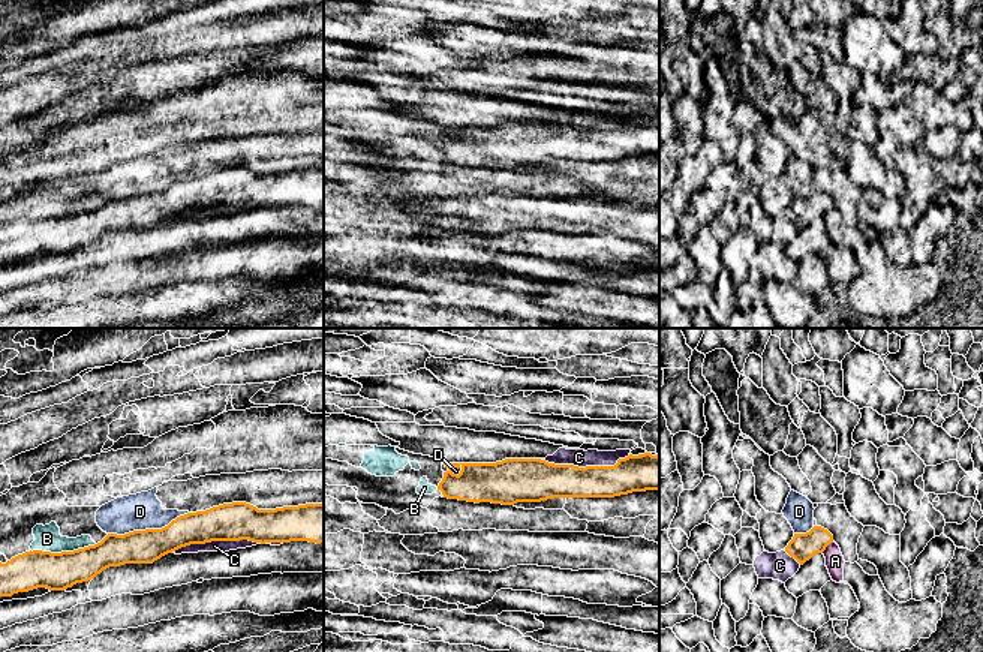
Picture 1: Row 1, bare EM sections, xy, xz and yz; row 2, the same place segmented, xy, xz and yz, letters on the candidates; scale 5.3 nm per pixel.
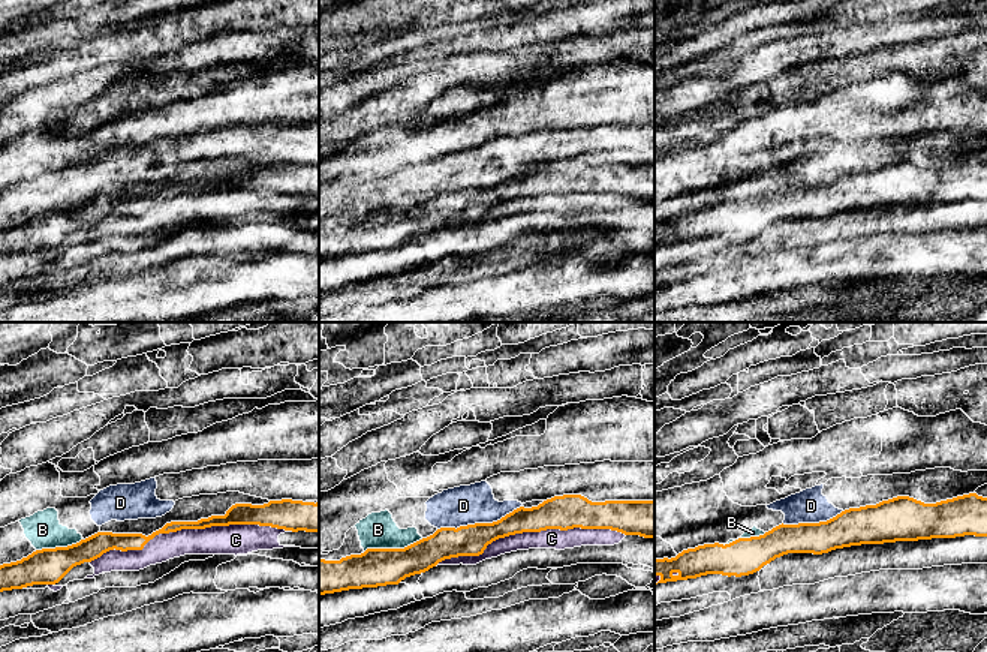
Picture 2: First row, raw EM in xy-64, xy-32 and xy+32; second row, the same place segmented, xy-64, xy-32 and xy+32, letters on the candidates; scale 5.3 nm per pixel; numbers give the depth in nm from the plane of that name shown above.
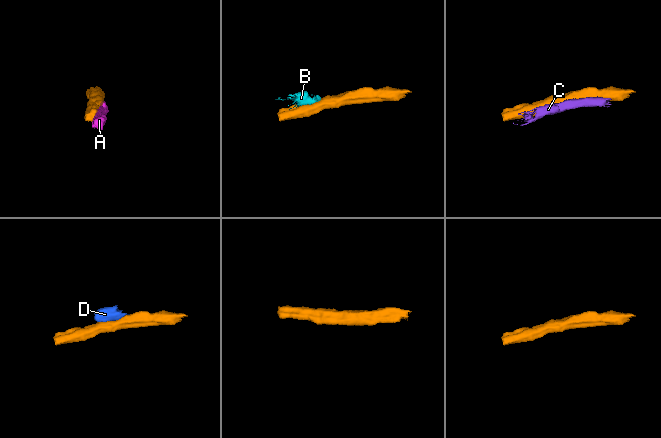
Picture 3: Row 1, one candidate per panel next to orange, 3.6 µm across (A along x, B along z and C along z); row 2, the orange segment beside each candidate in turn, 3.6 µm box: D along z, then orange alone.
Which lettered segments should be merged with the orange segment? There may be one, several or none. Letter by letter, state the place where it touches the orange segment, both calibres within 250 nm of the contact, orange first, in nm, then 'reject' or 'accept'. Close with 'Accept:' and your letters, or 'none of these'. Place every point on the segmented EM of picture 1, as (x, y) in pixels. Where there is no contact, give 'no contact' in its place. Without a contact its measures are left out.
A: yz (827, 544) | 150/100 nm | reject
B: xy (62, 552) | 200/140 nm | reject
C: xz (586, 466) | 200/100 nm | reject
D: xy (147, 529) | 180/200 nm | reject
Accept: none of these

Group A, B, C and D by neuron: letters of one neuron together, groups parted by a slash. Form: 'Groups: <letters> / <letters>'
Groups: A / B D / C

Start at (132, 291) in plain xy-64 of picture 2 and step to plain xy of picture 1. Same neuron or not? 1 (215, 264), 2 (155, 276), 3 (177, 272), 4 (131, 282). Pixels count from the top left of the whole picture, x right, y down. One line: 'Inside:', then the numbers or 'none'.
Inside: none

